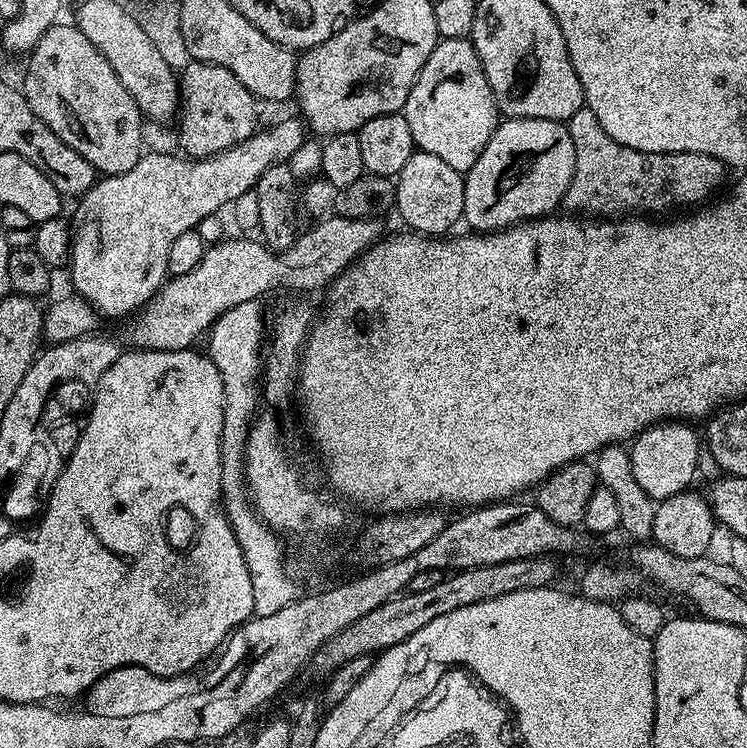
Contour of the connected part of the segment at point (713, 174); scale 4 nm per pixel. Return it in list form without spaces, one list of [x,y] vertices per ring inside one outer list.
[[[587,106],[575,112],[566,123],[570,142],[574,142],[574,178],[570,178],[570,186],[563,202],[563,207],[569,213],[583,214],[588,218],[620,218],[625,214],[672,214],[677,210],[703,205],[709,199],[707,196],[718,191],[724,180],[726,166],[718,158],[710,158],[710,154],[643,152],[622,146],[622,142],[614,142],[614,138],[610,138],[610,134],[602,130],[598,118],[594,118],[594,110]]]

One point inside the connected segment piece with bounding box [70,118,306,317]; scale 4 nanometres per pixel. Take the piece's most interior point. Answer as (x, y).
(119, 248)

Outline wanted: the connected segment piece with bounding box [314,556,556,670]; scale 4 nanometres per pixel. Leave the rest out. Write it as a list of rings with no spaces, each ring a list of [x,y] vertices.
[[[531,556],[514,562],[498,562],[494,566],[462,568],[445,575],[444,580],[430,590],[405,591],[393,600],[382,602],[382,606],[377,606],[370,610],[370,614],[358,618],[358,622],[346,626],[346,630],[334,634],[334,638],[330,638],[317,650],[314,664],[320,668],[335,670],[350,658],[372,656],[385,652],[390,646],[398,646],[398,642],[410,638],[410,634],[418,634],[418,630],[434,622],[434,618],[450,614],[450,610],[462,610],[462,606],[474,606],[474,602],[502,598],[502,594],[514,594],[514,590],[549,587],[556,576],[554,561],[552,556]]]

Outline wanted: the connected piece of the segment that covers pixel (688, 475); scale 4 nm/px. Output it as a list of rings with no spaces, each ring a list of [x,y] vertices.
[[[661,422],[652,425],[631,441],[630,466],[634,466],[634,478],[638,481],[638,486],[642,486],[646,494],[650,494],[652,500],[659,502],[685,491],[691,485],[688,483],[695,478],[696,463],[700,460],[700,452],[702,456],[702,440],[701,437],[700,440],[696,437],[696,432],[692,428],[695,427],[688,422]]]

